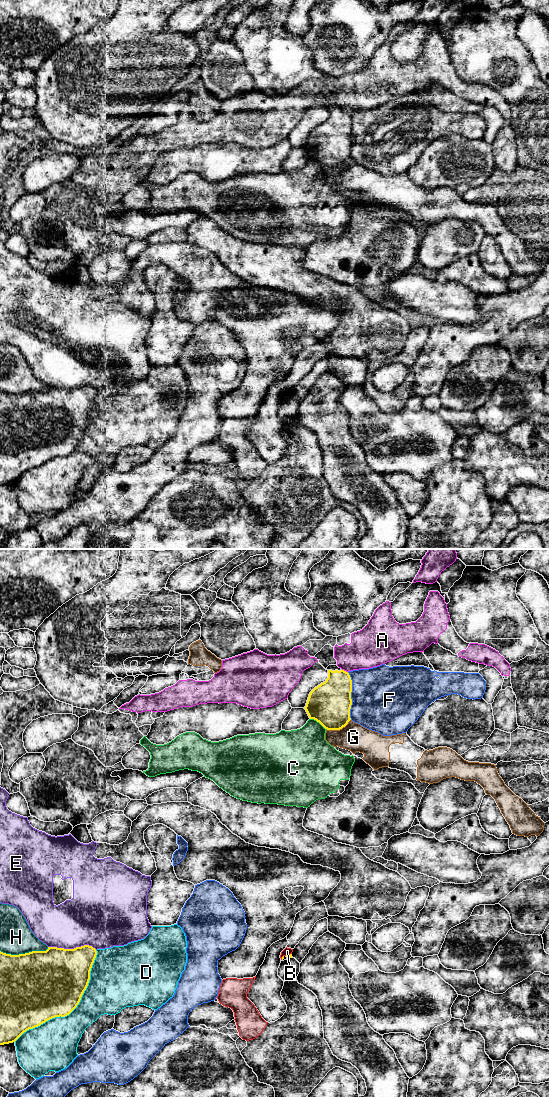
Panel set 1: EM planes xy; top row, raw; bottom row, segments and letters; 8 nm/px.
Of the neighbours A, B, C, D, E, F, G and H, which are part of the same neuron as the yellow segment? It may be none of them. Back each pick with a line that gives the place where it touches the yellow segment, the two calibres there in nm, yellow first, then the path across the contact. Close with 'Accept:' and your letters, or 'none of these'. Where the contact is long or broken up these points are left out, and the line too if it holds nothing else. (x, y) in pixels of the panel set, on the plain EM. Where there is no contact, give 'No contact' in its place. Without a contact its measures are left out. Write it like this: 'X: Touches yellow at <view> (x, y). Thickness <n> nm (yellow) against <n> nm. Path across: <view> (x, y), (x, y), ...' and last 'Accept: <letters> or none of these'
Accept: none of these

